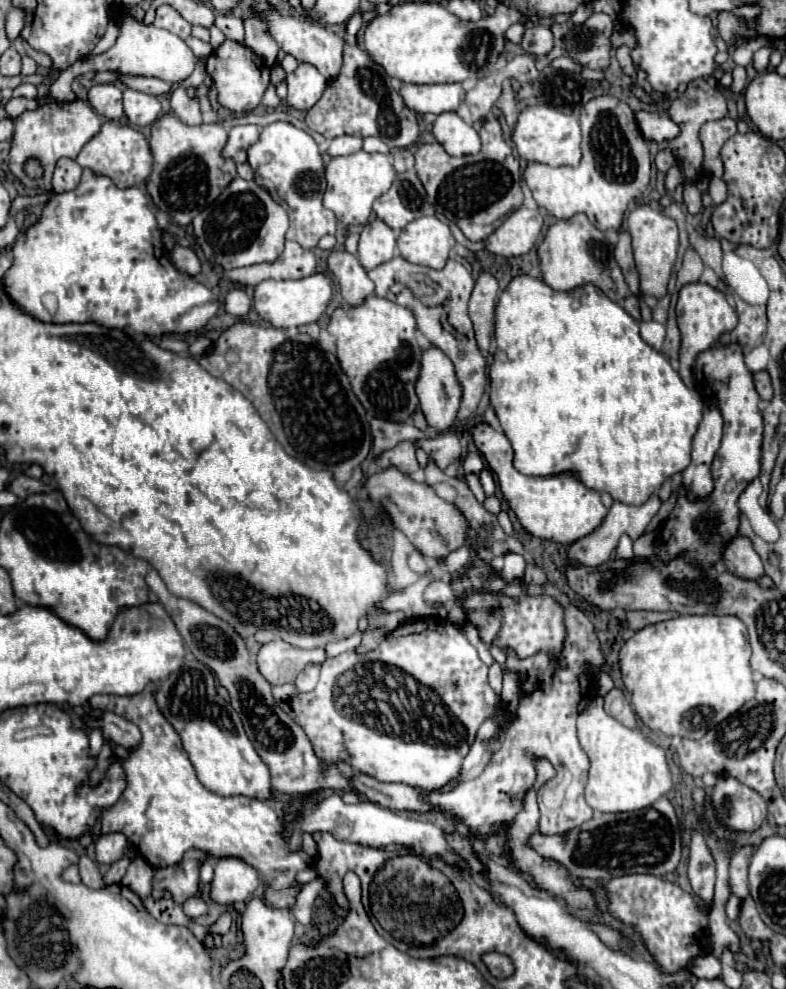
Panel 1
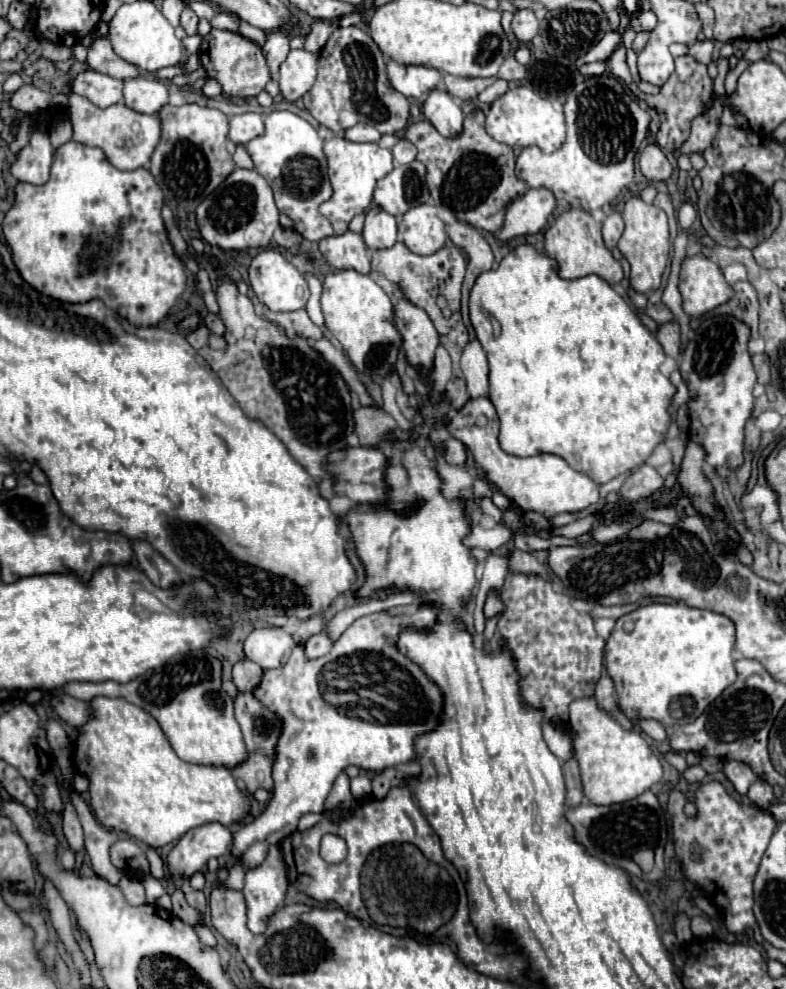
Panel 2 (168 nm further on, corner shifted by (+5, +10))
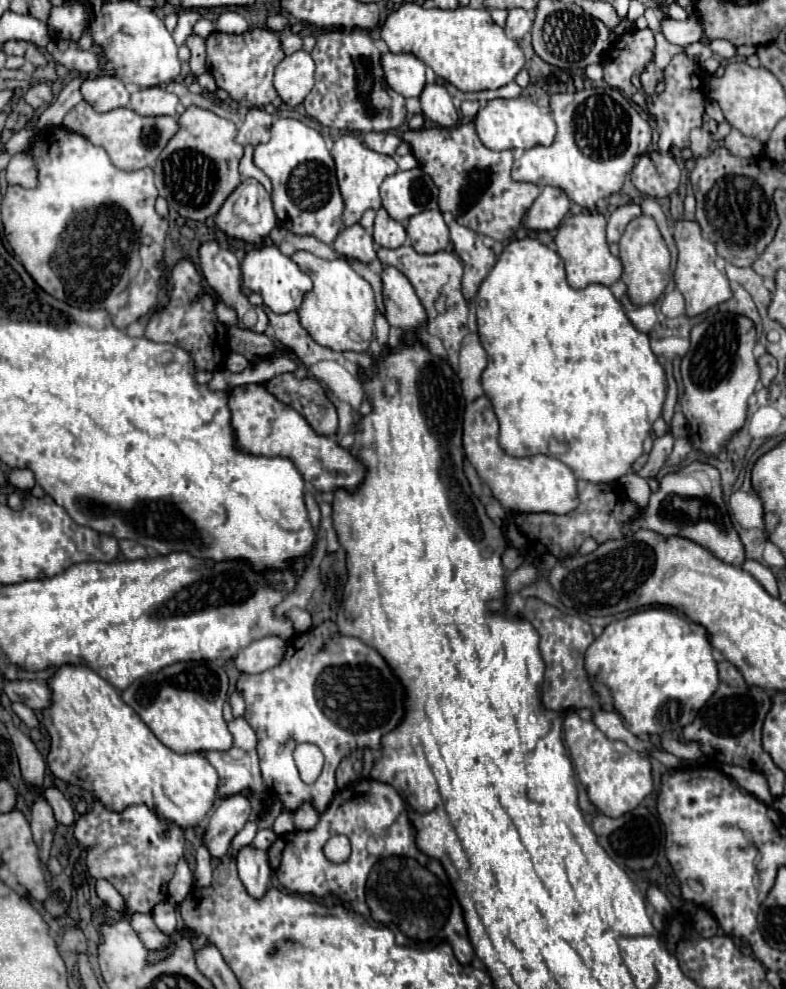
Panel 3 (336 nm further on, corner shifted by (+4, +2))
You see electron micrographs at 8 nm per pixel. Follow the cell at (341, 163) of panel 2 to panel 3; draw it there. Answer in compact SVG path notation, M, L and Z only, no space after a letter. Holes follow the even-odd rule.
M341 135L333 149L333 159L337 165L337 181L339 181L339 189L345 201L345 225L353 225L361 219L365 209L379 209L381 207L381 197L379 197L379 185L383 183L385 177L393 175L399 169L399 163L389 157L389 155L381 155L369 147L365 147L365 143L361 141L361 137L355 135Z

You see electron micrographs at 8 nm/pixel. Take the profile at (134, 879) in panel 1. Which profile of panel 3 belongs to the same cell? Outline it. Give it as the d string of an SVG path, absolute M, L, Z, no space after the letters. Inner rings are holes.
M161 901L161 905L157 905L153 909L151 917L155 919L157 927L163 933L169 933L169 935L175 933L175 929L177 929L177 913L175 913L175 907L171 907L167 901Z

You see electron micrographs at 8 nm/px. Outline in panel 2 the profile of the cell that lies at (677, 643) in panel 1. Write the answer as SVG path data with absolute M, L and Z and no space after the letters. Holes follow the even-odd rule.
M654 603L638 607L620 617L606 643L606 663L616 663L624 683L624 699L642 719L656 719L662 725L688 725L704 713L704 709L720 697L720 693L736 681L734 669L736 625L726 615L694 609L684 603Z

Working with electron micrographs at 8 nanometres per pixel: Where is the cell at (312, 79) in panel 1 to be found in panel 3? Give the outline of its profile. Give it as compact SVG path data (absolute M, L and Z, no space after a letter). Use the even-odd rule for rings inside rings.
M297 51L287 55L275 67L275 89L285 105L295 107L303 103L303 99L313 89L313 73L315 63L307 51Z

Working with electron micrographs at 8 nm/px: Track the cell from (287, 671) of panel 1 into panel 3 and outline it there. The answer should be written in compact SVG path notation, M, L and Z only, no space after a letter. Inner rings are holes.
M263 637L239 651L239 655L235 657L235 667L243 673L263 673L265 669L279 665L283 655L285 641L281 641L279 637Z

